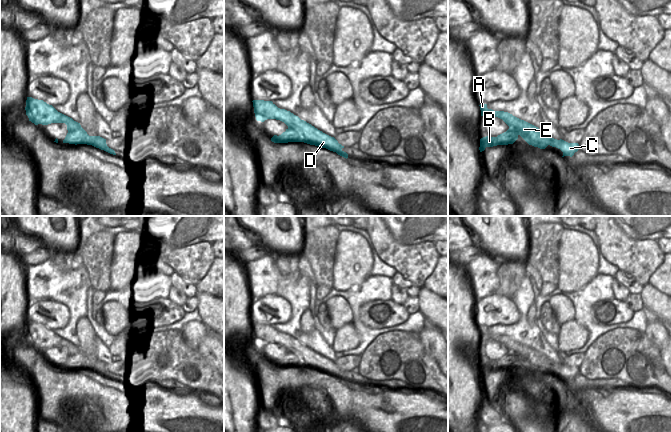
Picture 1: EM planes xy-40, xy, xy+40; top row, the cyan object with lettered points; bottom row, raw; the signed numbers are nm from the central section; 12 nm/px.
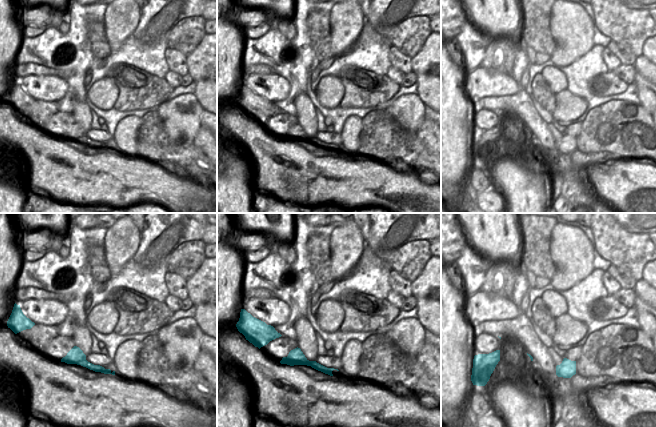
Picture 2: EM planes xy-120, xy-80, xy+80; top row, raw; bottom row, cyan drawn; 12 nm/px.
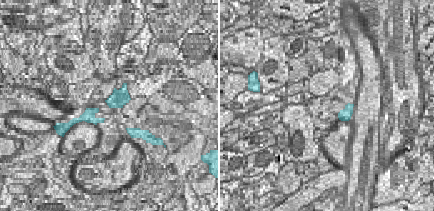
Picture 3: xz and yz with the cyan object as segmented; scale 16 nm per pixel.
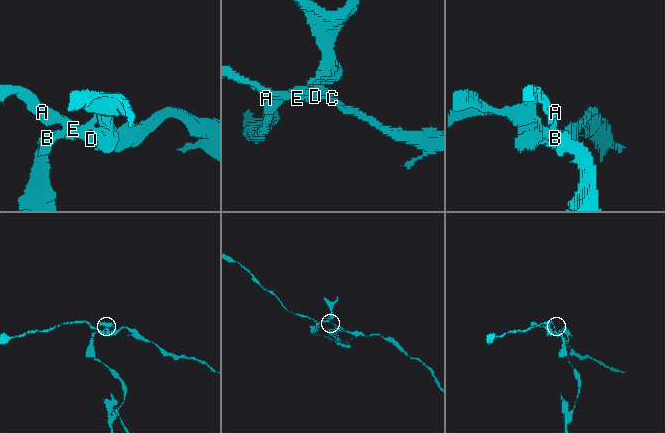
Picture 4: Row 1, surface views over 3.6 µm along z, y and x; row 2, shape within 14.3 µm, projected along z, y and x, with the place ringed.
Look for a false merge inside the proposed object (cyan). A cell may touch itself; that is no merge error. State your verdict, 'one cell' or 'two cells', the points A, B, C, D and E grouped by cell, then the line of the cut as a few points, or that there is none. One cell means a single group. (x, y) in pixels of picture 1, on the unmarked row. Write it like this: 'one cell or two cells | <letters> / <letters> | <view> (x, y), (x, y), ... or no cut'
two cells | A C D E / B | xy (288, 351), (296, 354), (305, 363), (305, 366)

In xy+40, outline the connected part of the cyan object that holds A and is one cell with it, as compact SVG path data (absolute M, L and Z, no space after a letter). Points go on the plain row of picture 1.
M480 328L481 340L492 339L502 343L512 354L516 355L529 369L545 373L548 369L556 371L563 376L563 380L572 381L579 374L578 367L568 367L562 363L557 364L549 360L538 351L521 344L504 335L494 335L487 332L487 328Z

